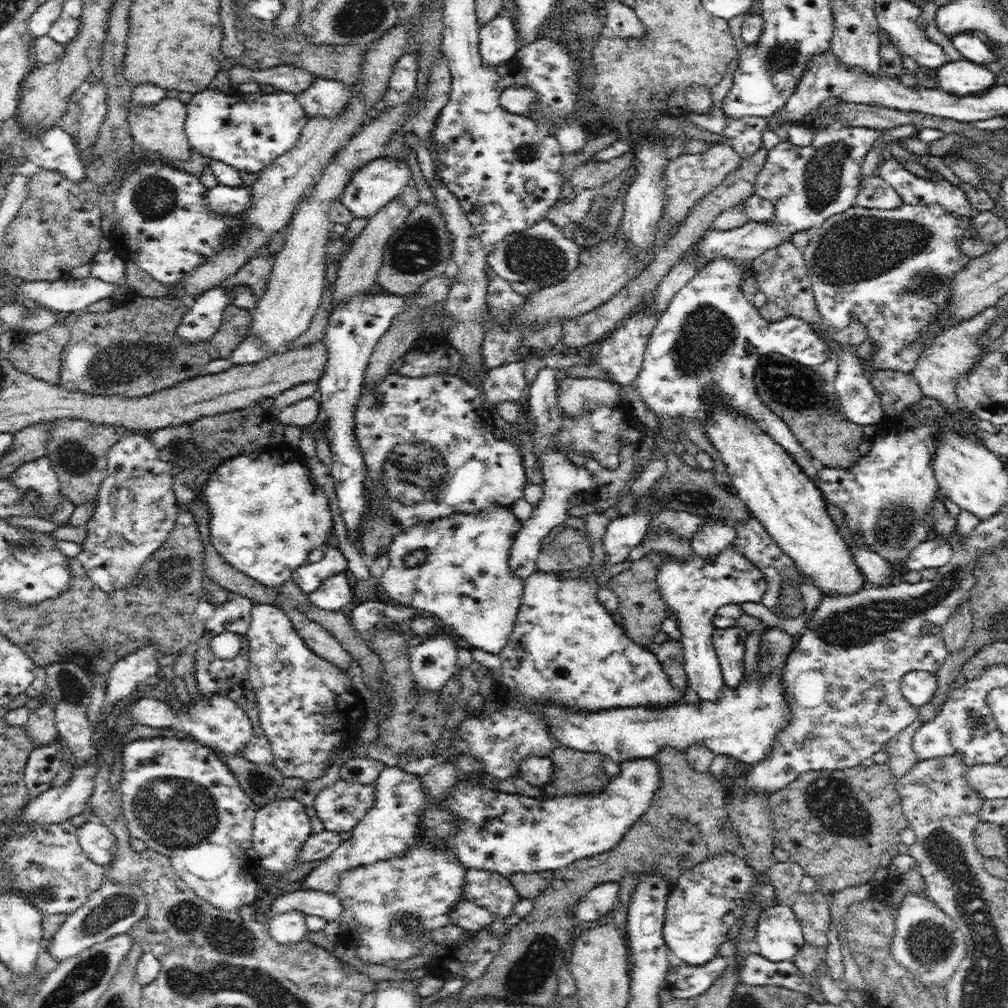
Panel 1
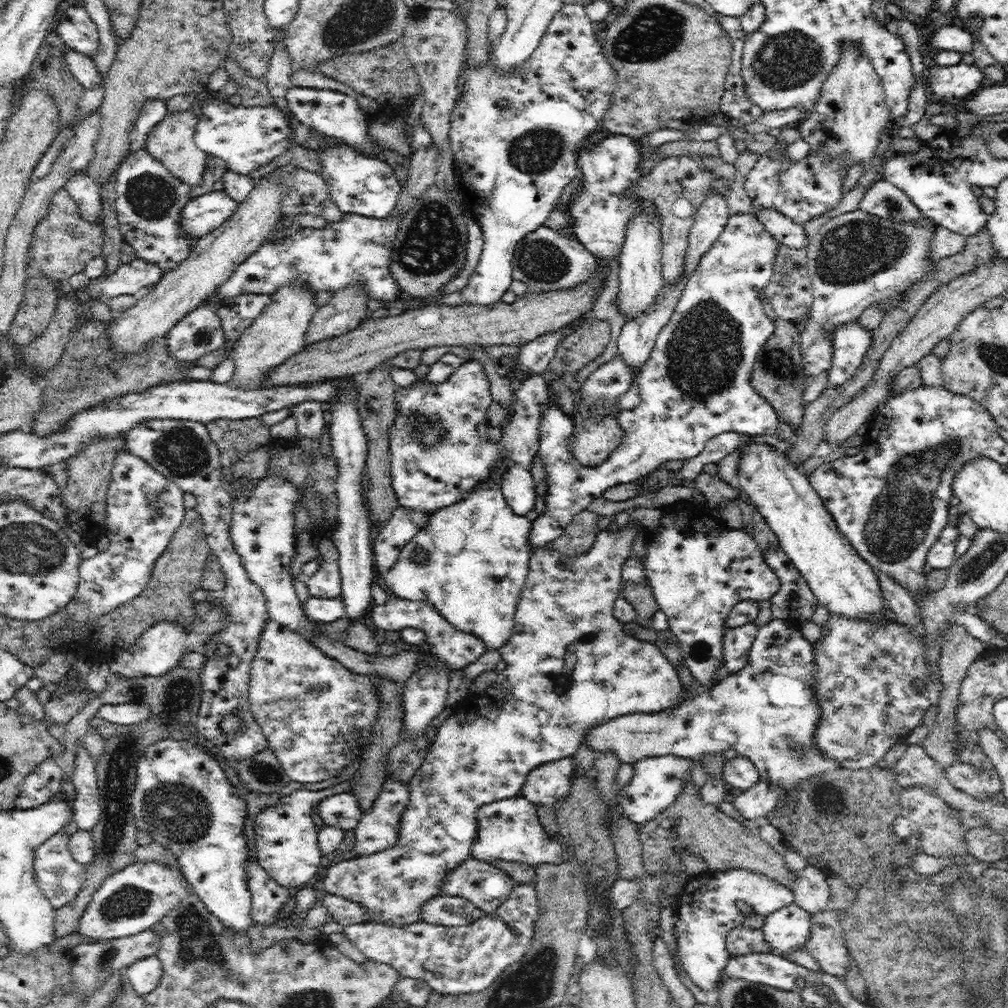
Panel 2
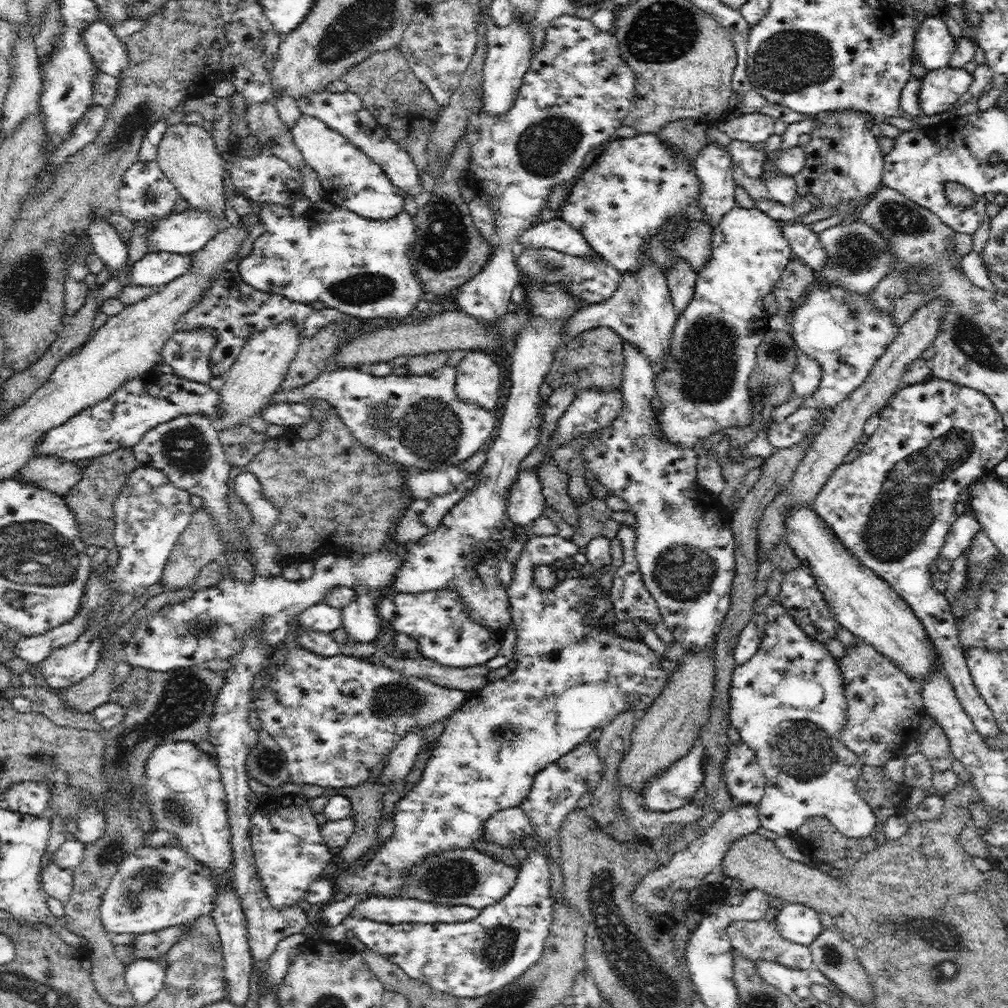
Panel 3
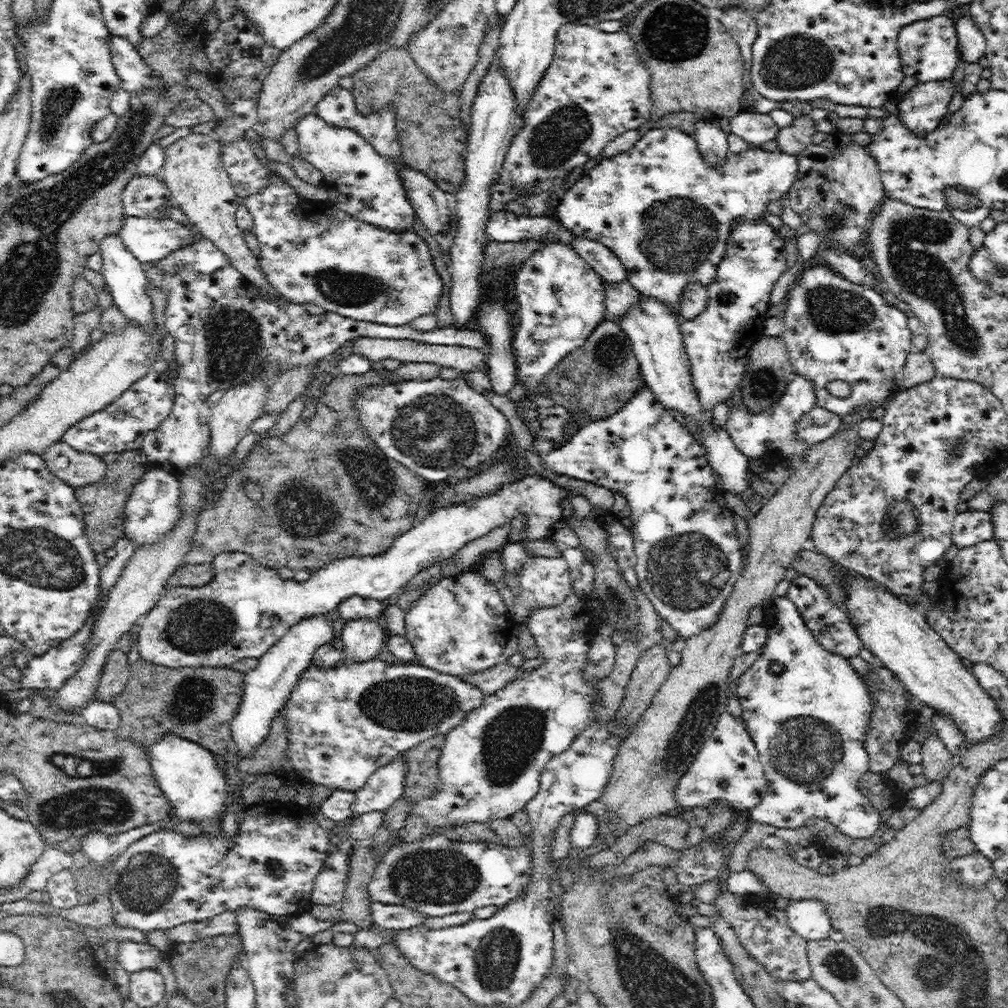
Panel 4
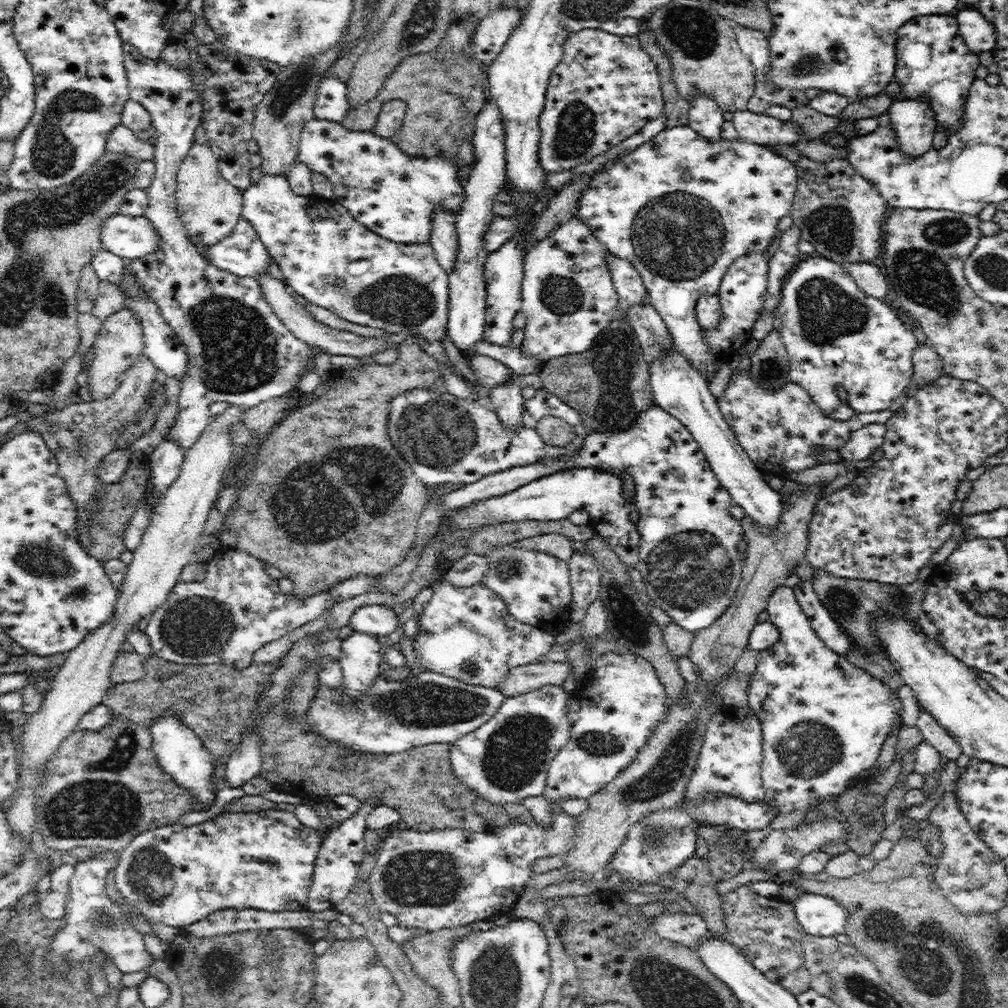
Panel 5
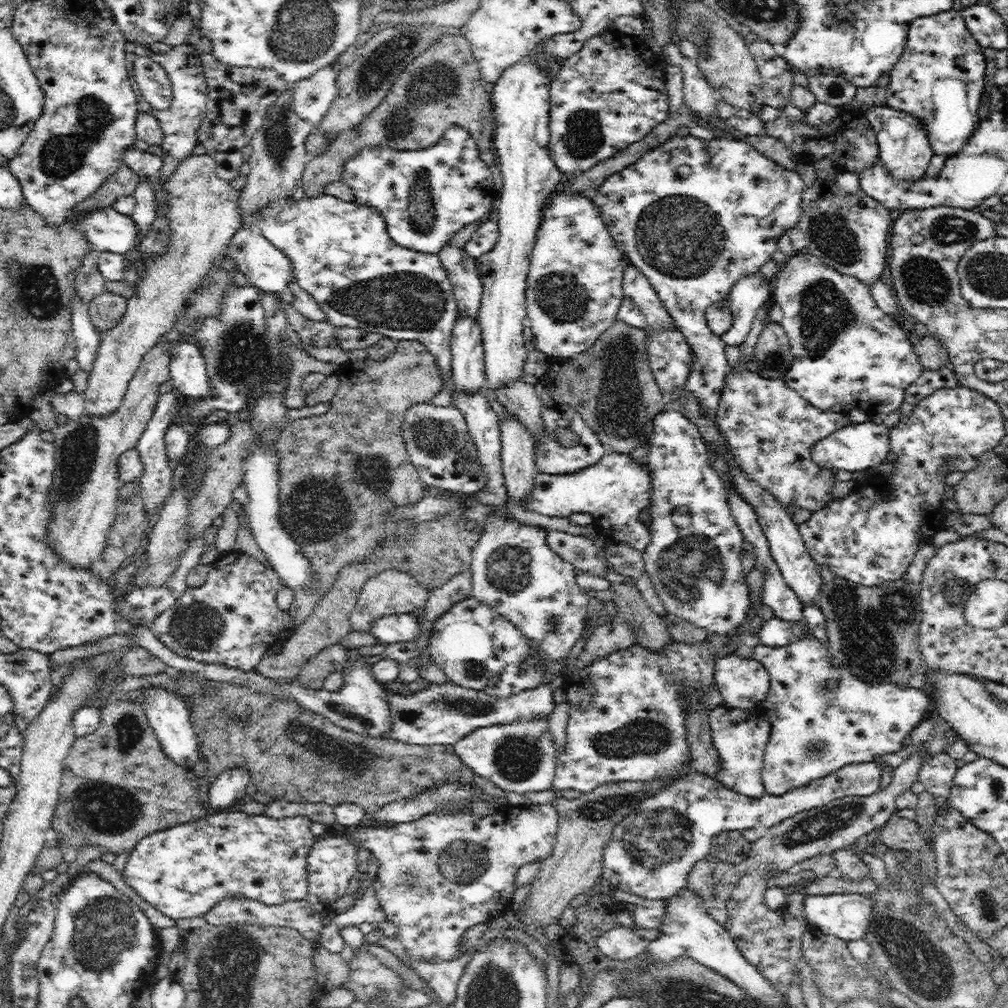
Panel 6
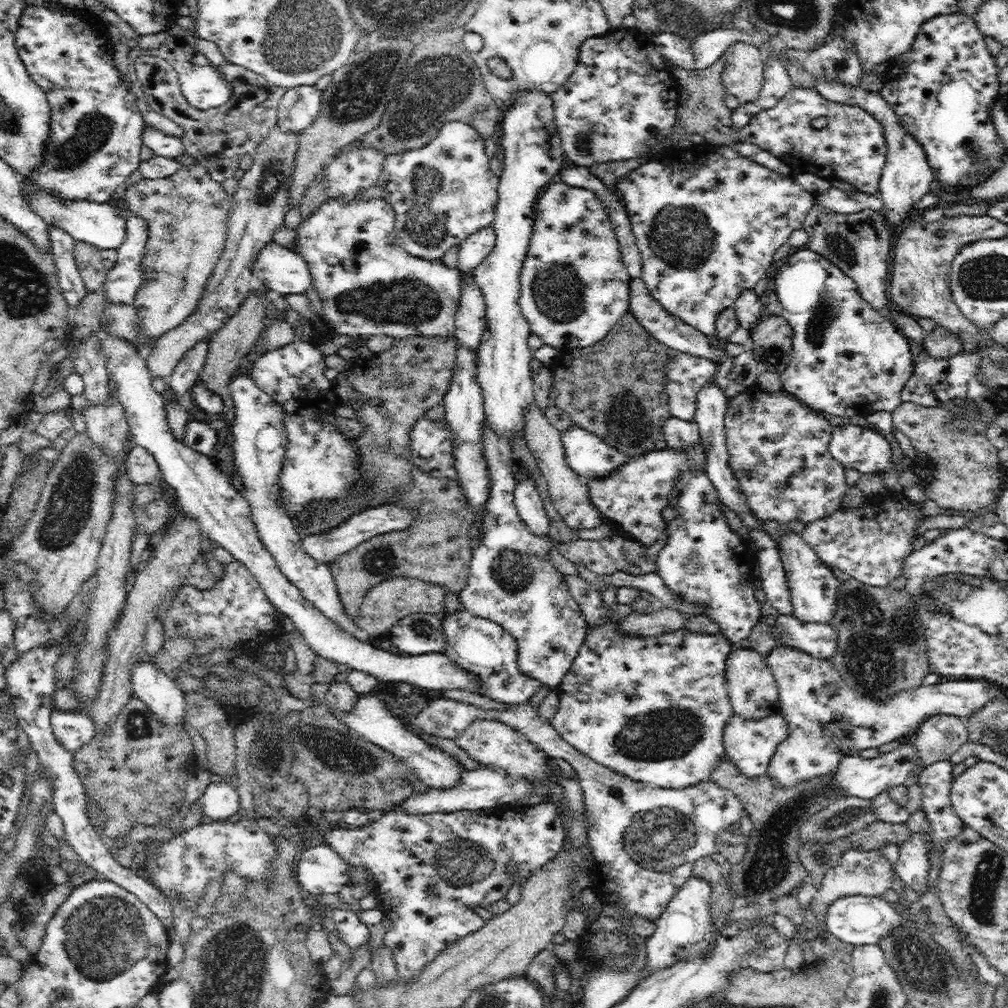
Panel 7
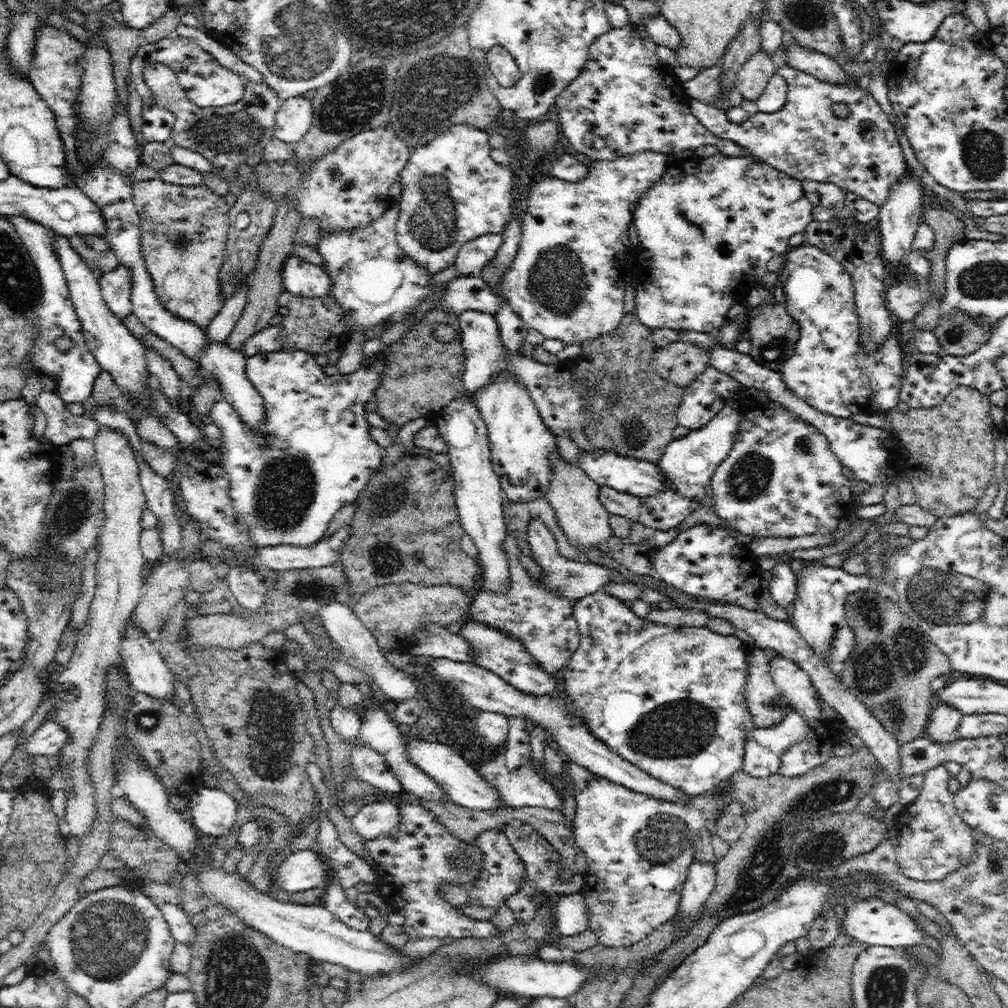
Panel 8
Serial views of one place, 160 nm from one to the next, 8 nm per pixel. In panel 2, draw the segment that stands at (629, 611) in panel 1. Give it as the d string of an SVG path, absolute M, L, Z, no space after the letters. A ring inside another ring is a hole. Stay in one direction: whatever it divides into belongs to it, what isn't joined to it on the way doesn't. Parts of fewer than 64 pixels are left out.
M648 578L642 582L623 582L622 595L636 611L635 622L644 628L652 628L651 622L655 612L658 612L659 606L653 595Z

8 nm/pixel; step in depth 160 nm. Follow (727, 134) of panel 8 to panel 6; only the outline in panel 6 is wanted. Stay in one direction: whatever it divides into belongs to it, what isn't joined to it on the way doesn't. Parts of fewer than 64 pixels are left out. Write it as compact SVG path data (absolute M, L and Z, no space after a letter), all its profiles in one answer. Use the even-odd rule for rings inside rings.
M792 103L783 106L779 111L780 116L764 123L762 132L785 142L796 154L797 162L814 165L817 160L826 157L832 160L839 171L846 170L860 175L864 168L874 164L876 158L879 158L879 144L874 129L860 109L844 107L838 115L818 126L802 121L802 116L806 116L807 112L794 107Z

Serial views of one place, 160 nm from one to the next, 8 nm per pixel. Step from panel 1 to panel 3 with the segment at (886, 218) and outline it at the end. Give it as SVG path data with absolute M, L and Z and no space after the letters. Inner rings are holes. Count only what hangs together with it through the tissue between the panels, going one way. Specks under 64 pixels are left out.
M858 217L844 221L836 226L824 229L818 234L822 248L826 249L828 258L822 268L815 271L819 282L830 287L842 287L845 292L870 295L874 287L893 268L893 256L889 244L881 232L874 230ZM798 352L797 368L792 374L793 397L804 398L805 402L811 404L813 394L821 382L822 366L808 355Z

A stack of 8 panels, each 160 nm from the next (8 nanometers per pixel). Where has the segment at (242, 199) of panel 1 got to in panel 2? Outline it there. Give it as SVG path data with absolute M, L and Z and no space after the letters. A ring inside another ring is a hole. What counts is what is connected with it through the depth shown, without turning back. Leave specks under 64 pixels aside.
M212 191L190 199L181 214L182 234L185 234L186 238L199 239L204 234L214 232L234 214L238 205L239 203L234 202L224 191Z

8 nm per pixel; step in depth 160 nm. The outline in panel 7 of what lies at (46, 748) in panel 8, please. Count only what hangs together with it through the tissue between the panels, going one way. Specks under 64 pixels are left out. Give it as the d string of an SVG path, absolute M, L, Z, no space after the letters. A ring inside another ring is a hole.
M54 710L51 714L51 727L56 740L68 751L82 748L97 734L91 717L78 710Z

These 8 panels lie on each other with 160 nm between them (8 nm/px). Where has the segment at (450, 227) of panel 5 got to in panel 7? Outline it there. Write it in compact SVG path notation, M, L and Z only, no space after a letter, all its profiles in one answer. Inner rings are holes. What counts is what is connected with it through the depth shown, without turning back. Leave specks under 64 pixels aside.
M468 272L462 273L462 296L455 313L455 338L460 346L477 353L486 333L486 306L484 295Z

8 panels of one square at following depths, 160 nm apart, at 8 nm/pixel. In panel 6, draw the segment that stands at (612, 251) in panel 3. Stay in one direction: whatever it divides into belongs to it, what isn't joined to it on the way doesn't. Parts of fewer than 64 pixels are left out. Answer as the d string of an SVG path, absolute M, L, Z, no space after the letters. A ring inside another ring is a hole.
M687 132L647 150L634 164L611 174L593 194L592 200L602 213L614 243L625 254L626 260L648 277L677 330L686 336L692 349L693 364L685 388L699 398L697 401L707 420L717 422L718 402L730 367L721 336L713 334L708 327L706 310L716 302L728 299L738 278L758 273L779 249L780 236L798 224L804 189L804 181L796 171L771 161L742 139L718 137L704 140ZM680 166L690 168L687 179L678 174Z

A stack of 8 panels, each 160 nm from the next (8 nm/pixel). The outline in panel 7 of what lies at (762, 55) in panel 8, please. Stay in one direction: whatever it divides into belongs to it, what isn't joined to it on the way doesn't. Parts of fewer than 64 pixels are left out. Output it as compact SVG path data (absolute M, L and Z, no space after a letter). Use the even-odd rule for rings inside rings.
M734 42L724 50L722 84L728 95L734 95L740 105L754 101L763 84L764 61L760 49L746 42Z

